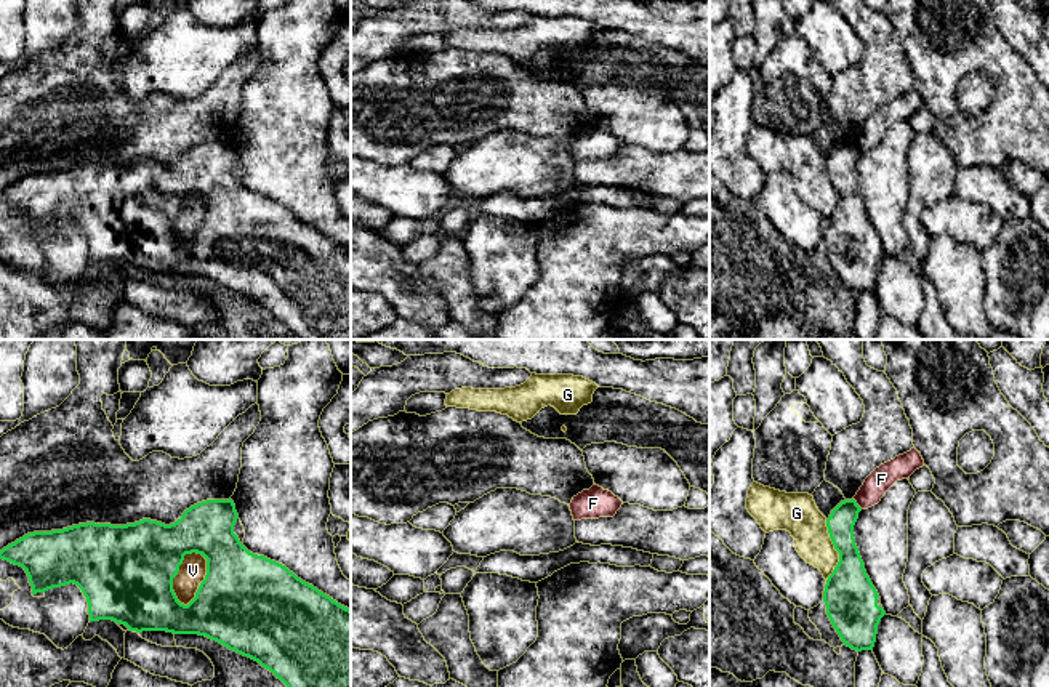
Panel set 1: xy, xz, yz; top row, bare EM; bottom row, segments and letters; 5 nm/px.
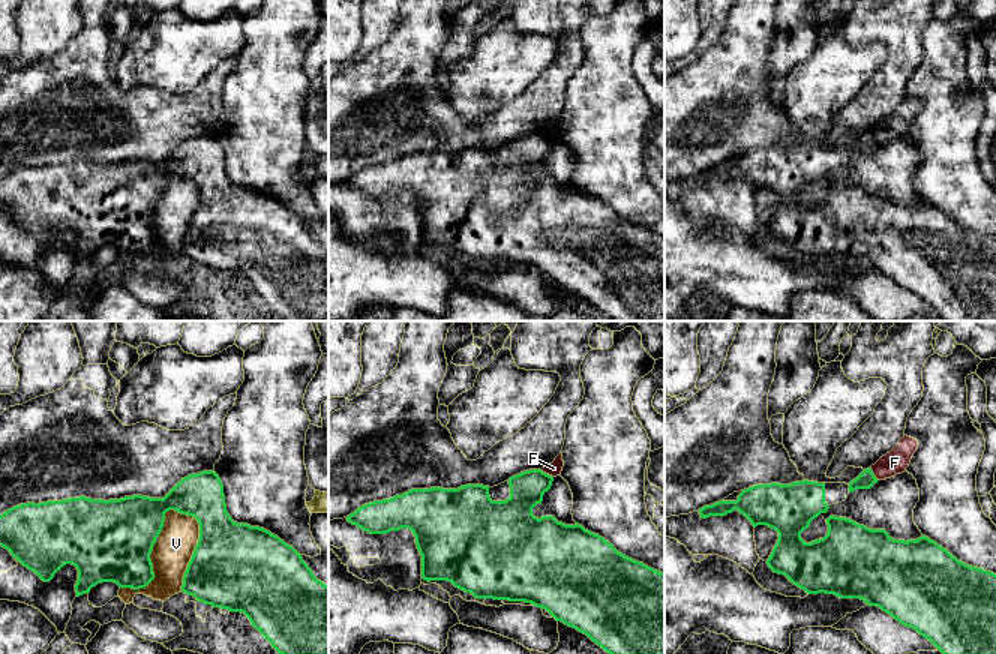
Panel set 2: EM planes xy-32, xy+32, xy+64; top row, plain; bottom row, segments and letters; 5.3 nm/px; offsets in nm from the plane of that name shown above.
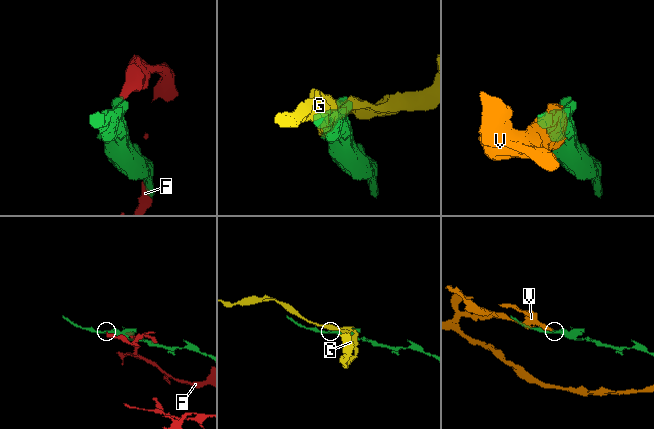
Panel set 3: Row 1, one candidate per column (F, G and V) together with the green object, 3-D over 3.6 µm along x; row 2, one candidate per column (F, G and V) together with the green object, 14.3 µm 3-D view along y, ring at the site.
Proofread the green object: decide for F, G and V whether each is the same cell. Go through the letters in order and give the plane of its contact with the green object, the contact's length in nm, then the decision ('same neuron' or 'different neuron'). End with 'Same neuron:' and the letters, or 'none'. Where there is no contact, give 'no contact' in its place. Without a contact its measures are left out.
F: meets green in yz; contact 80 nm long; different neuron
G: meets green in yz; contact 320 nm long; different neuron
V: meets green in xy; contact 280 nm long; different neuron
Same neuron: none

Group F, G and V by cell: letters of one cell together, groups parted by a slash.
F / G / V

